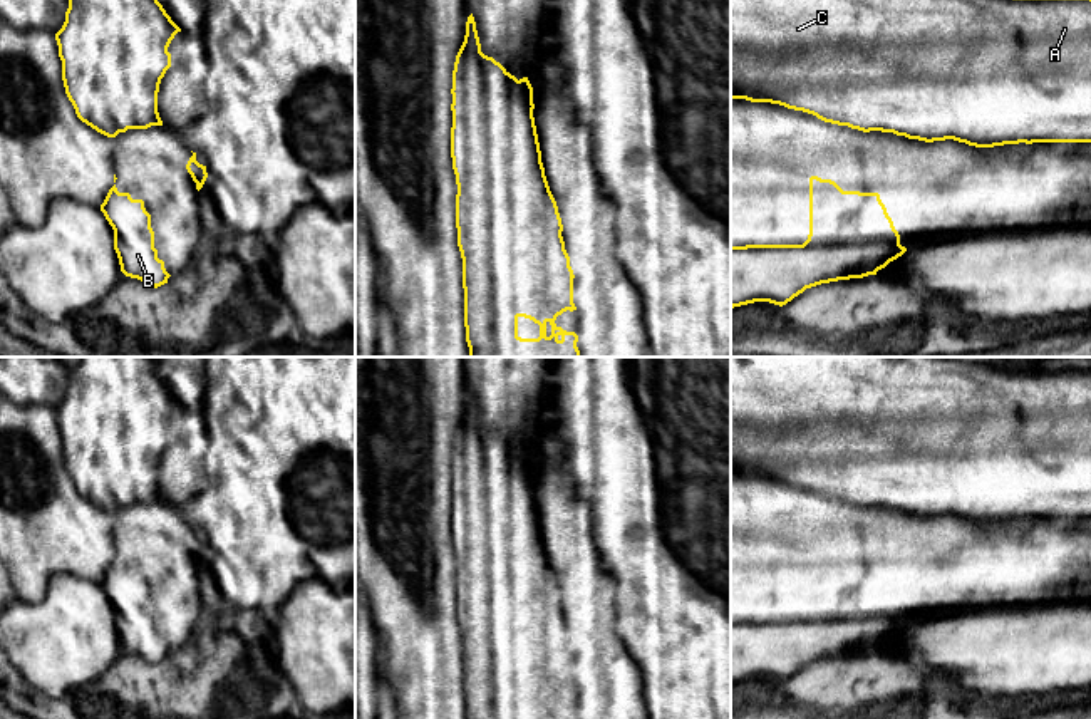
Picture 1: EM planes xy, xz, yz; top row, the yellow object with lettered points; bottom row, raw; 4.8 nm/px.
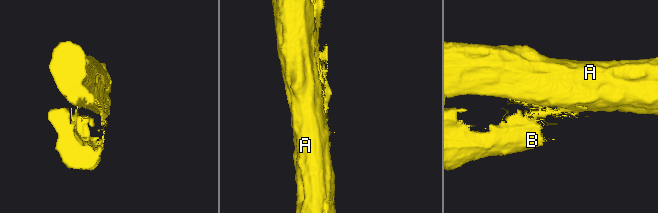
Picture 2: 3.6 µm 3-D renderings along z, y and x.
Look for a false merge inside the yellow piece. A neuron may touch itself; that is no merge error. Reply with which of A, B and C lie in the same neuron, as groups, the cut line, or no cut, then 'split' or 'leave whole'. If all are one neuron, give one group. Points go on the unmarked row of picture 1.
groups A C / B; cut yz (816, 490), (850, 496), (863, 488), (865, 498), (877, 505); split

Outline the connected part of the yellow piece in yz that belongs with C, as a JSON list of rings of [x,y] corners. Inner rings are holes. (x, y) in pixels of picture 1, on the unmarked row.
[[[731,357],[731,473],[771,476],[813,491],[840,491],[845,498],[865,488],[868,503],[925,518],[954,515],[975,523],[1091,518],[1091,372],[1014,372],[938,357]],[[801,392],[814,394],[813,411],[791,399]],[[809,424],[814,426],[814,442],[799,447],[796,432]]]

